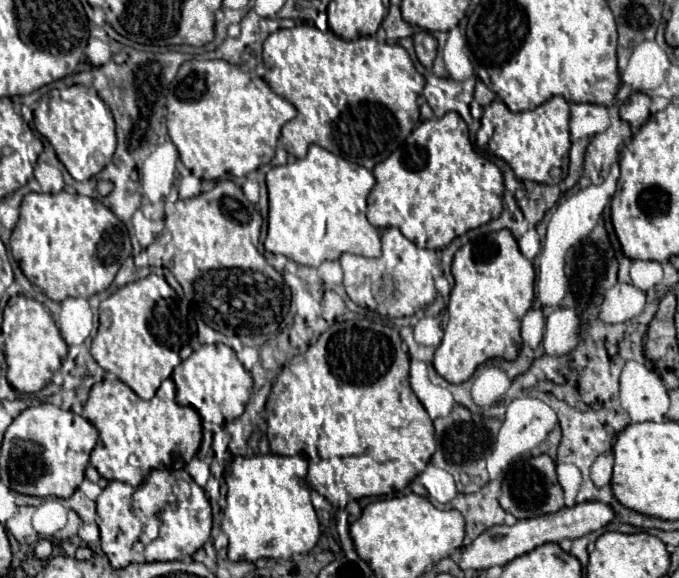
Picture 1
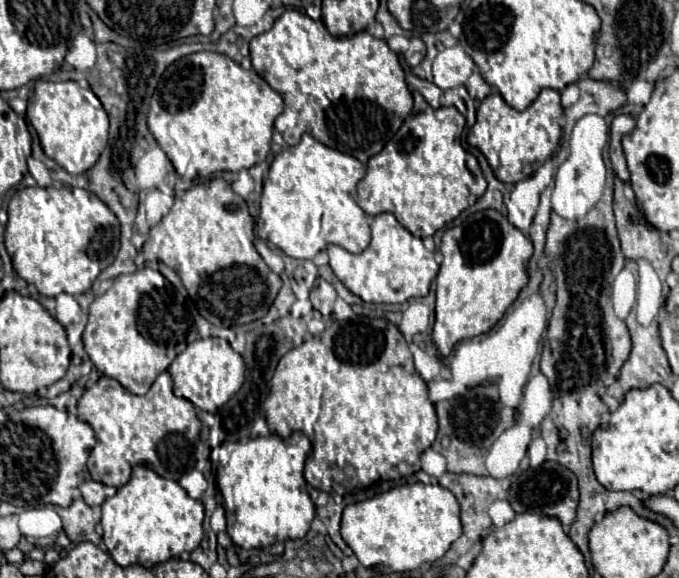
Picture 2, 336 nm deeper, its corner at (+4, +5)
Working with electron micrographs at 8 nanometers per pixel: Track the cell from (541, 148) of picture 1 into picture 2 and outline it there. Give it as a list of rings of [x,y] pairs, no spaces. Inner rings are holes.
[[[554,89],[540,91],[538,99],[524,111],[516,111],[498,95],[488,95],[478,111],[476,111],[476,125],[468,131],[468,143],[476,149],[480,149],[492,167],[496,179],[502,183],[518,183],[524,179],[524,165],[540,167],[546,159],[552,157],[560,137],[562,129],[558,119],[562,117],[562,105],[560,105],[560,93]]]

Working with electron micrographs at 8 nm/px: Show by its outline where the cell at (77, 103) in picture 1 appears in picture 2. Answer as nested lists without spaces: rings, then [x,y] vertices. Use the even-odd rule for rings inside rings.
[[[36,81],[32,99],[28,99],[28,121],[40,137],[44,153],[64,167],[70,175],[86,173],[100,157],[108,141],[109,118],[90,89],[82,89],[76,81]]]

